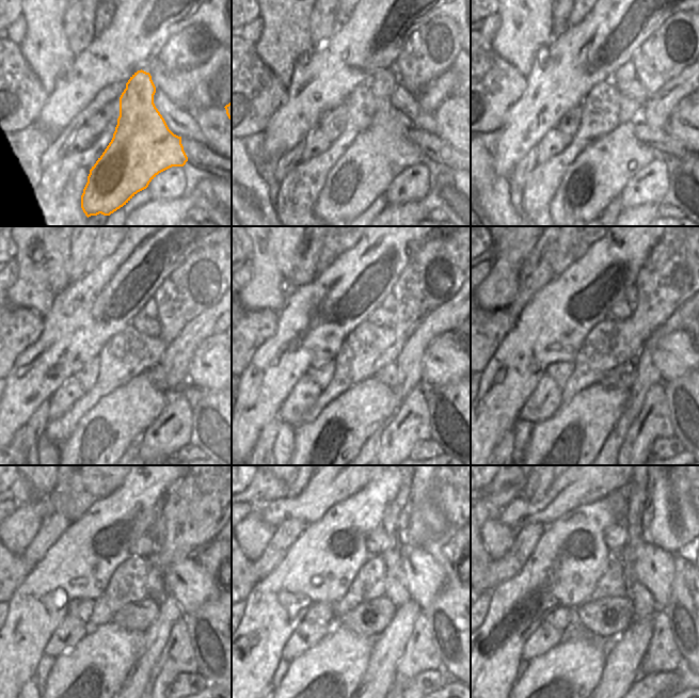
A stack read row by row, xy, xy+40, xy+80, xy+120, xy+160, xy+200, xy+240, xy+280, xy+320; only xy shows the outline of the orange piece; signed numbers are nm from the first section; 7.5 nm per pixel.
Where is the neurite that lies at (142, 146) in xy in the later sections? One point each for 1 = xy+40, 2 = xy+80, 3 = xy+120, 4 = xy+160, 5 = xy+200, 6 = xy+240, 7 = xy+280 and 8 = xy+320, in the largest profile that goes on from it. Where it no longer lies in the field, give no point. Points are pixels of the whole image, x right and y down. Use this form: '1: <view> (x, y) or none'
1: xy+40 (379, 154)
2: xy+80 (600, 174)
3: xy+120 (101, 435)
4: xy+160 (332, 441)
5: xy+200 (567, 443)
6: xy+240 (82, 681)
7: xy+280 (319, 682)
8: xy+320 (556, 682)

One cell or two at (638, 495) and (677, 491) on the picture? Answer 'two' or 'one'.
two

